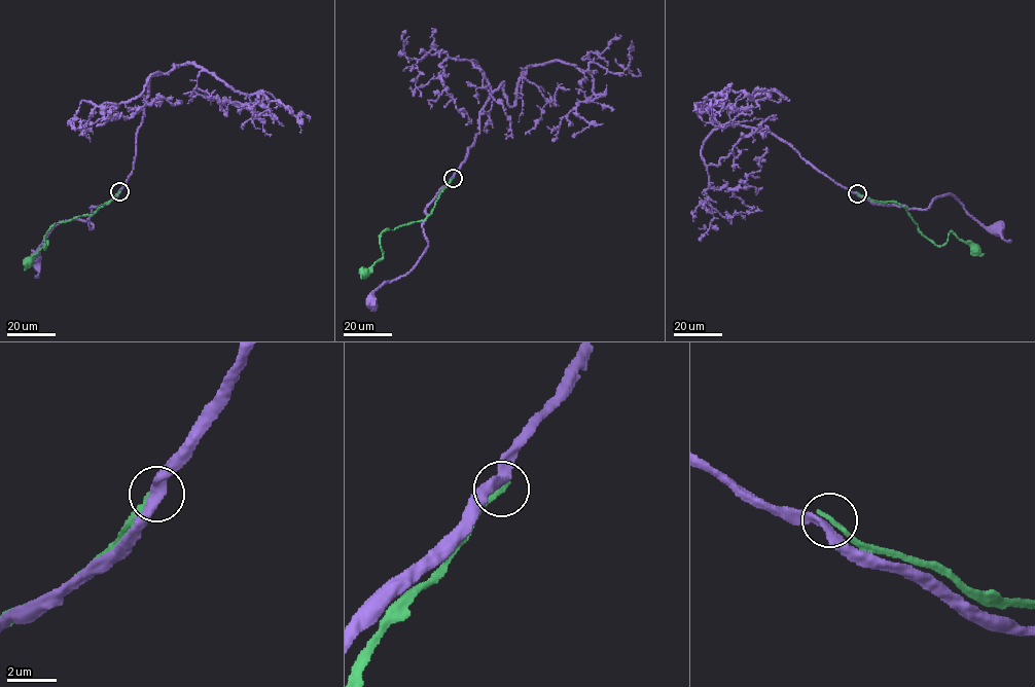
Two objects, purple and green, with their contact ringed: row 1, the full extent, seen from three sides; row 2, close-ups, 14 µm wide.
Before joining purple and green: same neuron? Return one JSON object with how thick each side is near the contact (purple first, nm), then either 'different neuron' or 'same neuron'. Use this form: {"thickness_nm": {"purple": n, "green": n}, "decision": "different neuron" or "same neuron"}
{"thickness_nm": {"purple": 360, "green": 260}, "decision": "different neuron"}

